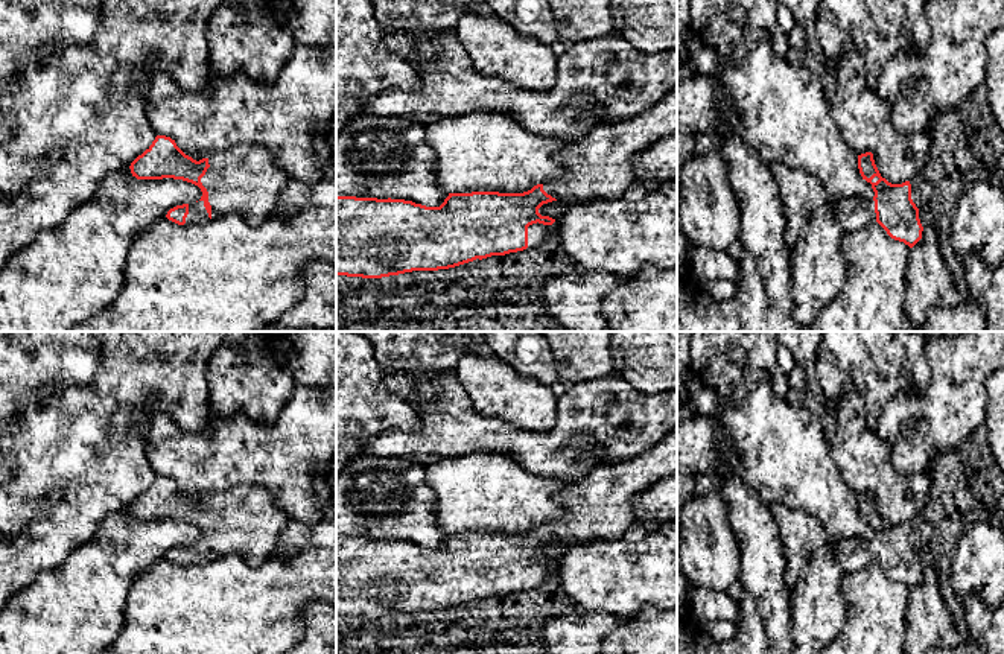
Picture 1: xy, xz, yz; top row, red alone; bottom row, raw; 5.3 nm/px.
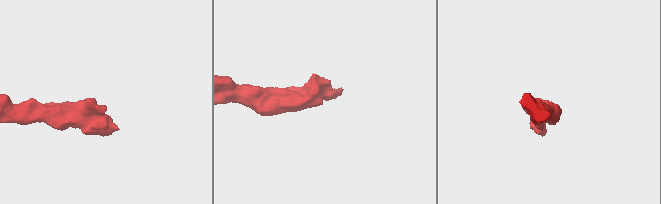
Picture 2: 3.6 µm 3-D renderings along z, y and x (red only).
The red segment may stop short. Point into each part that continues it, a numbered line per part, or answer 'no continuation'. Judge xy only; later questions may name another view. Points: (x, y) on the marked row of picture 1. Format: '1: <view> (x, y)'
1: xy (245, 180)

